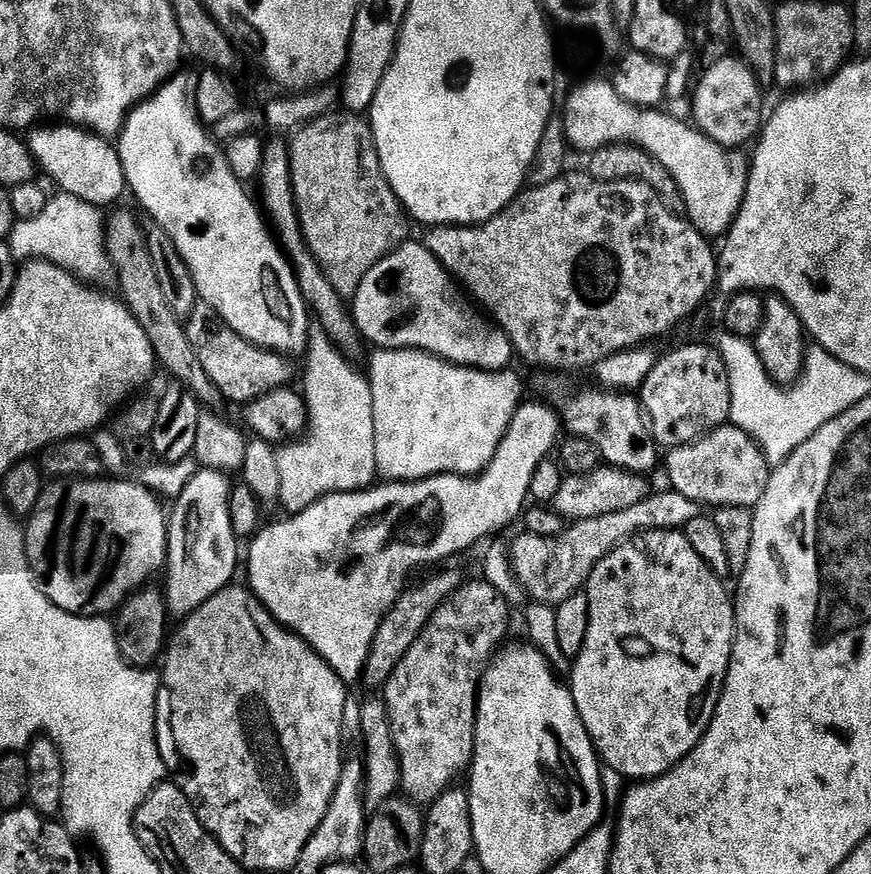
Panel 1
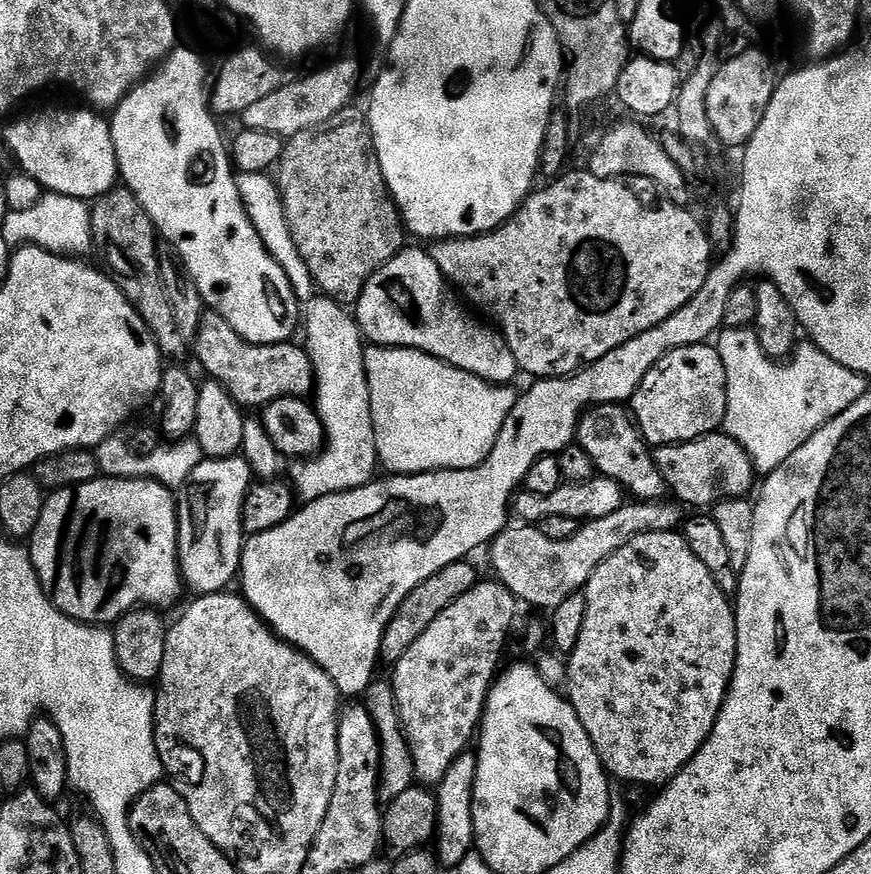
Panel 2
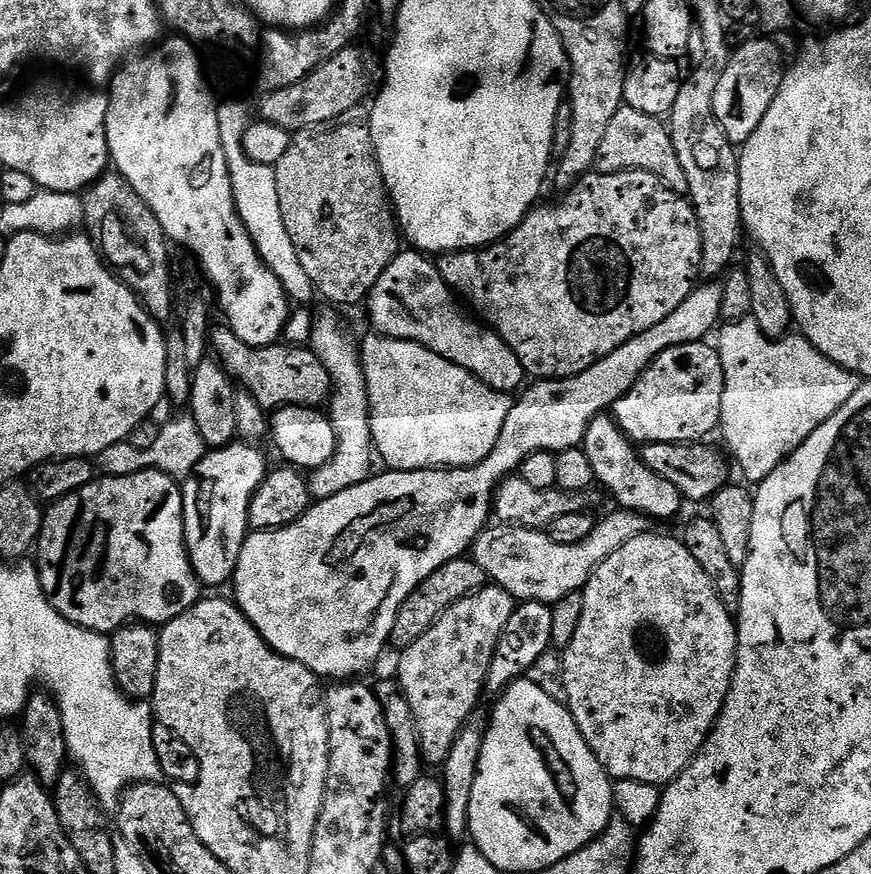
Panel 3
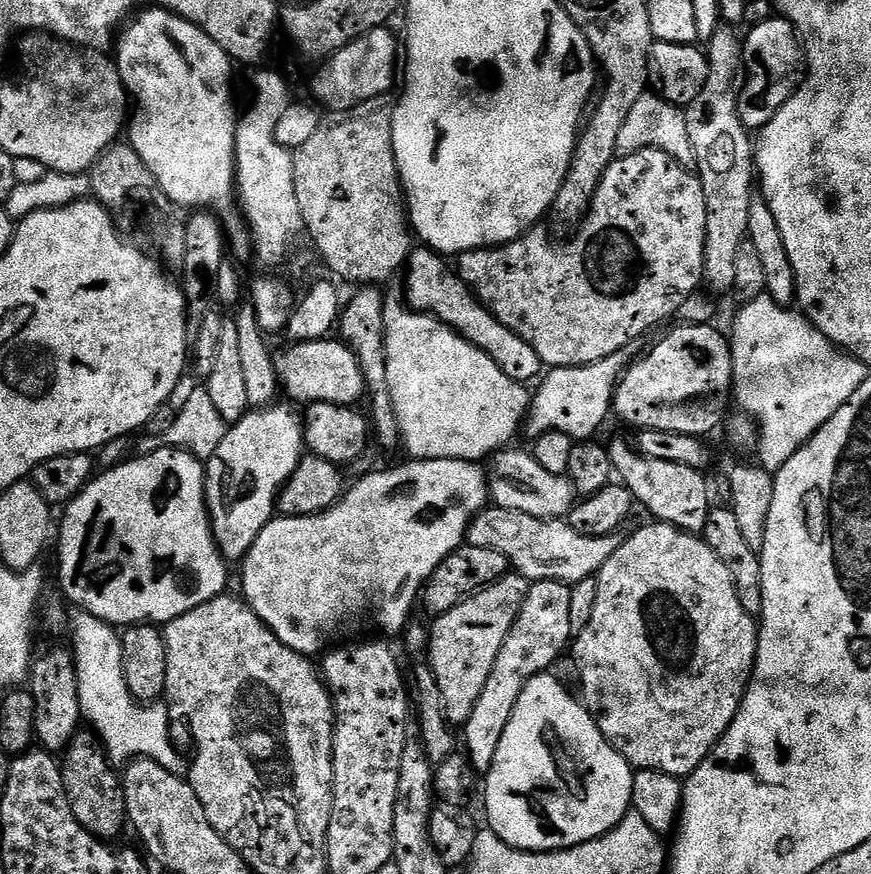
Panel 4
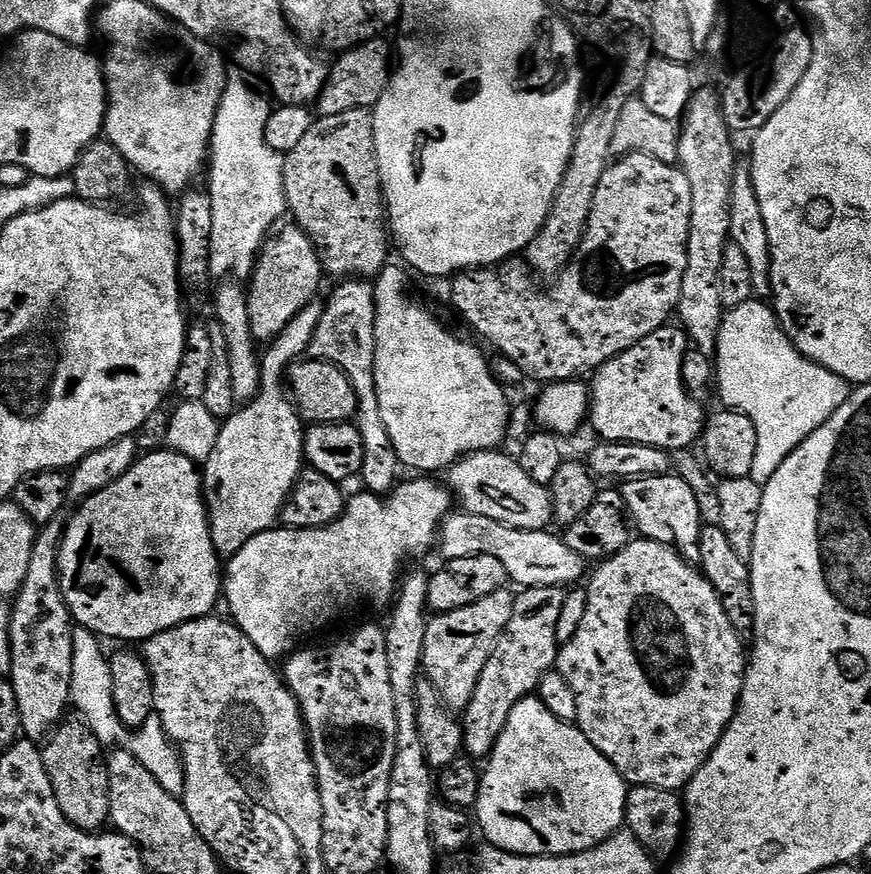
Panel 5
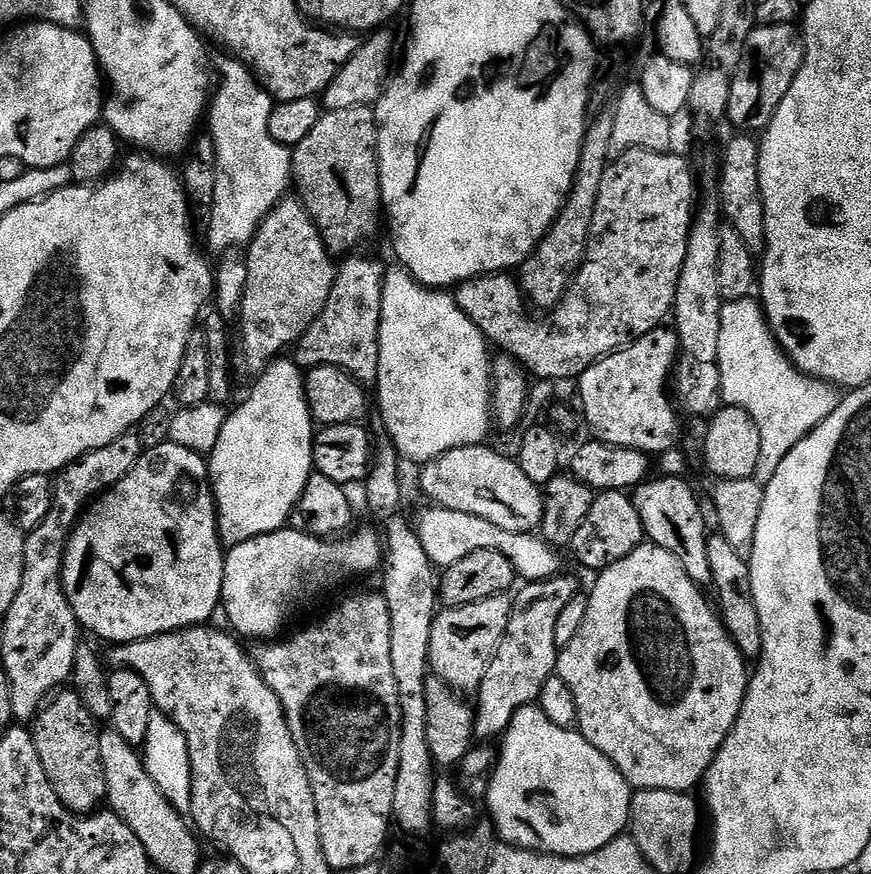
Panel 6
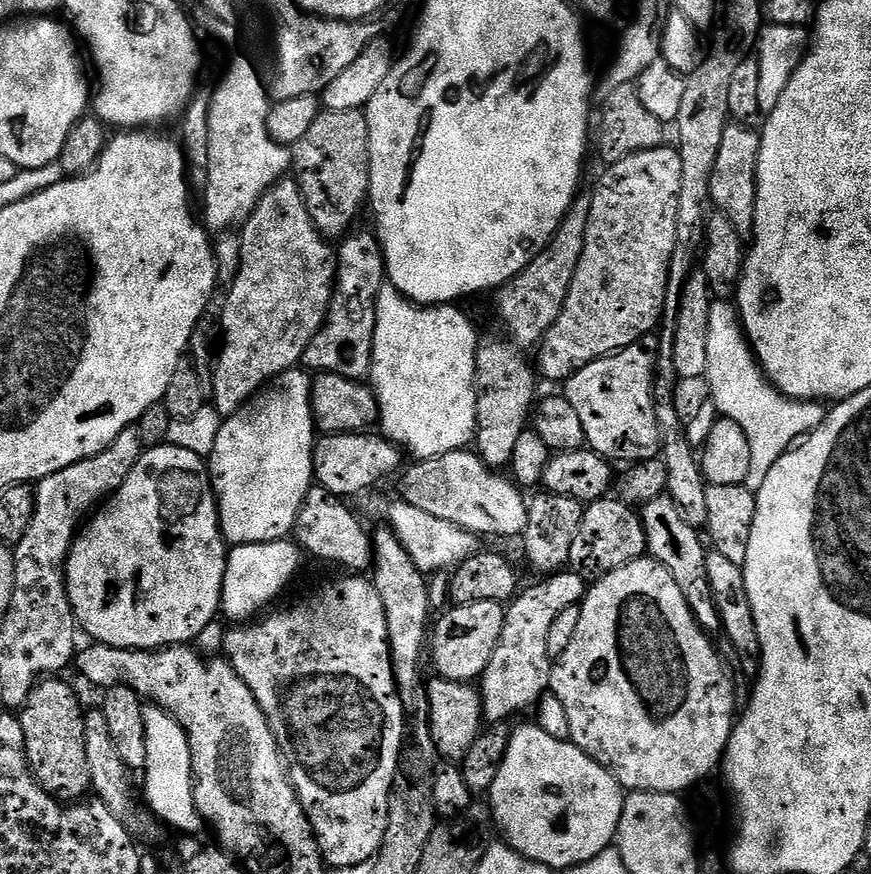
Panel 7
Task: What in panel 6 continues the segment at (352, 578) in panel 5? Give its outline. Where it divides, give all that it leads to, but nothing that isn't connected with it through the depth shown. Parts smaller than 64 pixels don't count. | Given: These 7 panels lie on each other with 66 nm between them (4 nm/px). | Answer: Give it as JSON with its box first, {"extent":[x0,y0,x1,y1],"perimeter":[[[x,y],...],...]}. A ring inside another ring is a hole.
{"extent":[220,526,382,642],"perimeter":[[[285,526],[278,532],[231,545],[224,558],[224,581],[220,595],[222,612],[232,623],[231,631],[241,637],[253,636],[260,640],[256,642],[279,637],[284,623],[307,600],[314,599],[331,584],[340,584],[351,576],[364,576],[375,568],[377,571],[382,564],[381,537],[377,533],[375,536],[368,528],[350,535],[321,538]]]}

